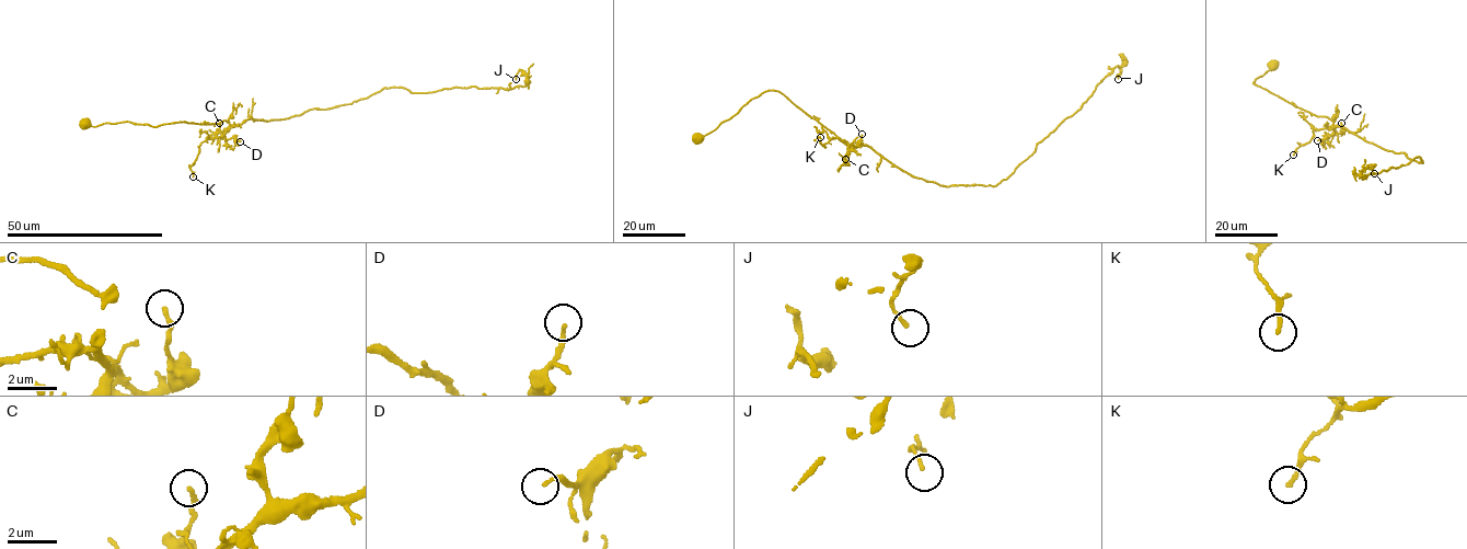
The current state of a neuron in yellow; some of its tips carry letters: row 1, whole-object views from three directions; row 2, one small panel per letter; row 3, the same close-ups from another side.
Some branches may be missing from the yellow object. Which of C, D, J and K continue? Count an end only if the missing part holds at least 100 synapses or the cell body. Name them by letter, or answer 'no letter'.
no letter

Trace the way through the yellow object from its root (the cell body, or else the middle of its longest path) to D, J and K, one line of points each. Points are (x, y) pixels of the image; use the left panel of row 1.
D: (87, 124), (125, 121), (154, 127), (226, 119), (229, 127), (222, 136), (240, 141)
J: (87, 124), (241, 124), (351, 104), (384, 88), (427, 93), (526, 86), (521, 70), (516, 79)
K: (87, 124), (125, 121), (154, 127), (226, 119), (229, 125), (223, 134), (200, 144), (189, 169), (193, 176)

